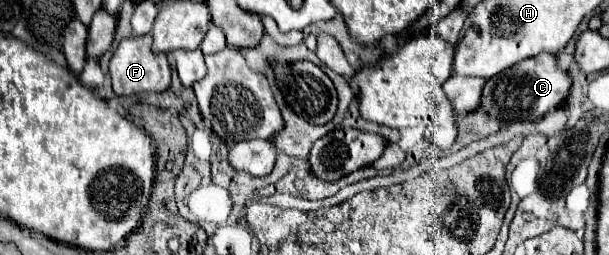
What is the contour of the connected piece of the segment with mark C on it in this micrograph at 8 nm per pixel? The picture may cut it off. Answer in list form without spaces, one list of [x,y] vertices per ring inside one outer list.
[[[541,53],[501,71],[497,77],[491,77],[483,87],[481,107],[485,109],[485,113],[489,113],[489,117],[505,125],[513,125],[515,121],[525,121],[527,117],[541,119],[551,109],[555,109],[565,101],[569,87],[571,87],[571,79],[565,71],[557,69],[557,57],[549,53]]]

